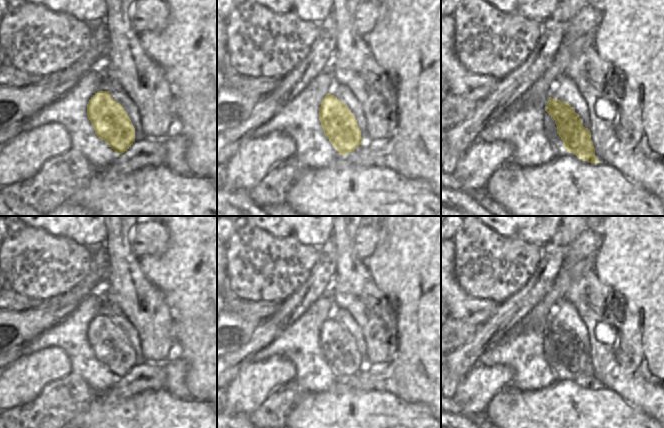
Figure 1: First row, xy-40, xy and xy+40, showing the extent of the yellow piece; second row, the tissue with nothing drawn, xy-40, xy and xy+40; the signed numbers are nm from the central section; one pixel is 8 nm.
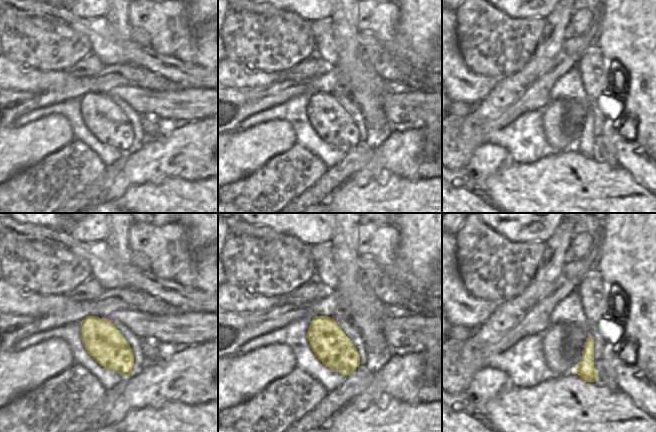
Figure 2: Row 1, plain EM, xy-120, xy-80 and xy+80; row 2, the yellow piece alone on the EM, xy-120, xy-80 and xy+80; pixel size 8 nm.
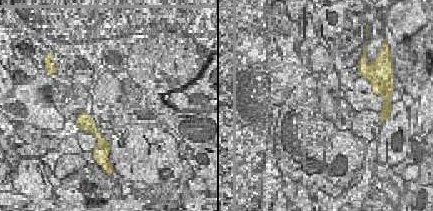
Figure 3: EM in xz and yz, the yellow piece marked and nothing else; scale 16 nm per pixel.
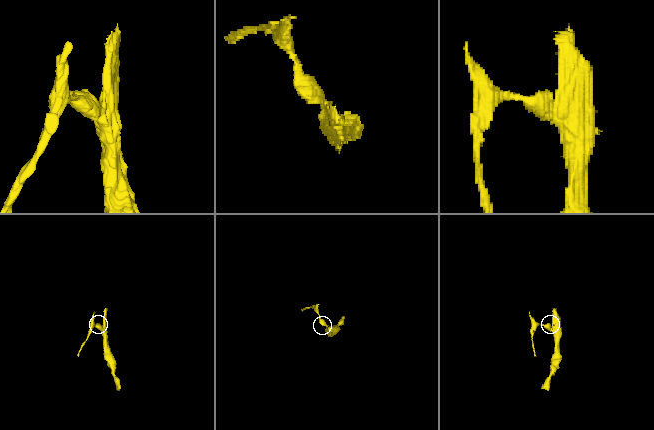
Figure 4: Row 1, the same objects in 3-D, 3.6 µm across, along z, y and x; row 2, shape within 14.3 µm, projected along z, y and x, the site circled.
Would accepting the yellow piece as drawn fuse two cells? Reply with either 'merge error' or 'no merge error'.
merge error

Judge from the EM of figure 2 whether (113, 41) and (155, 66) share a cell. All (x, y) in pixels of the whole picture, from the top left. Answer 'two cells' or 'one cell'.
one cell

